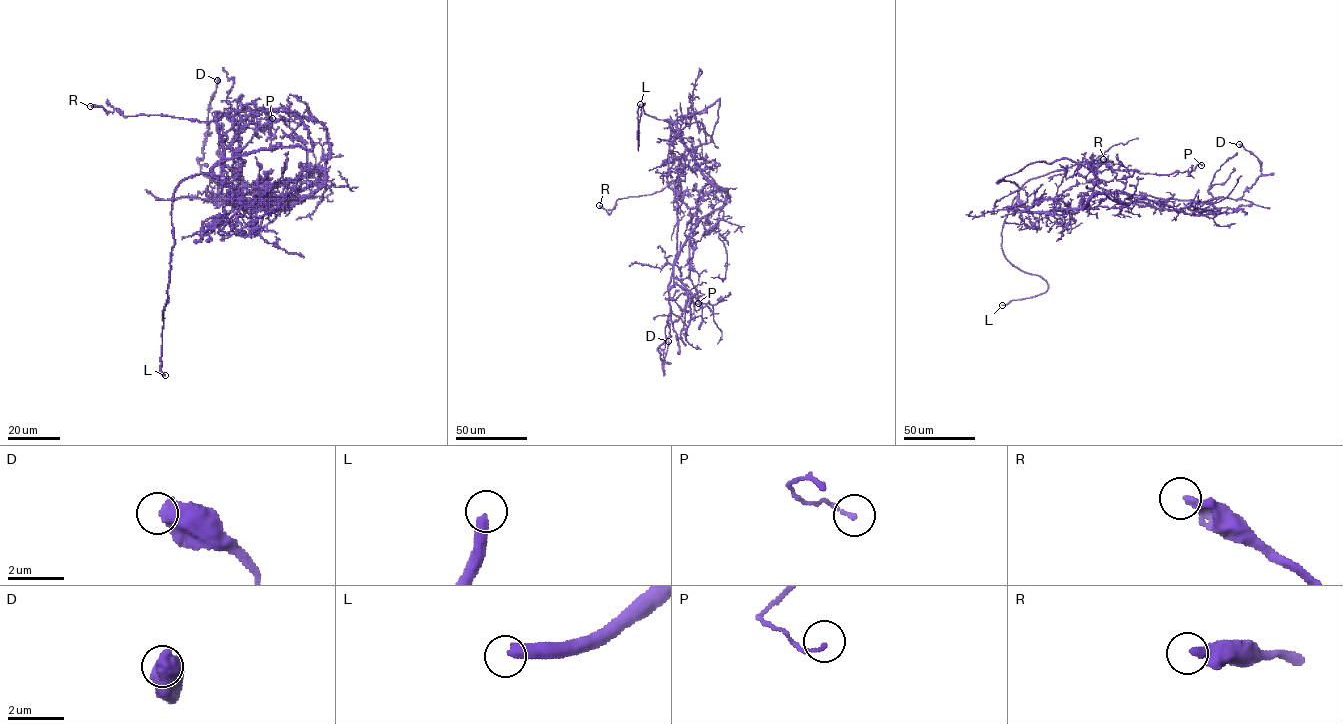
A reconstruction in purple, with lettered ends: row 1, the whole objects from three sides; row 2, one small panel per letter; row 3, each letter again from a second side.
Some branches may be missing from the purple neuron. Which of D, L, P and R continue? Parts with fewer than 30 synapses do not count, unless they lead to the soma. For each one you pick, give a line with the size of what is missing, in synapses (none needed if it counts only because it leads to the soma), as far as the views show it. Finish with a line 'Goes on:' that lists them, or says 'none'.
Goes on: L

